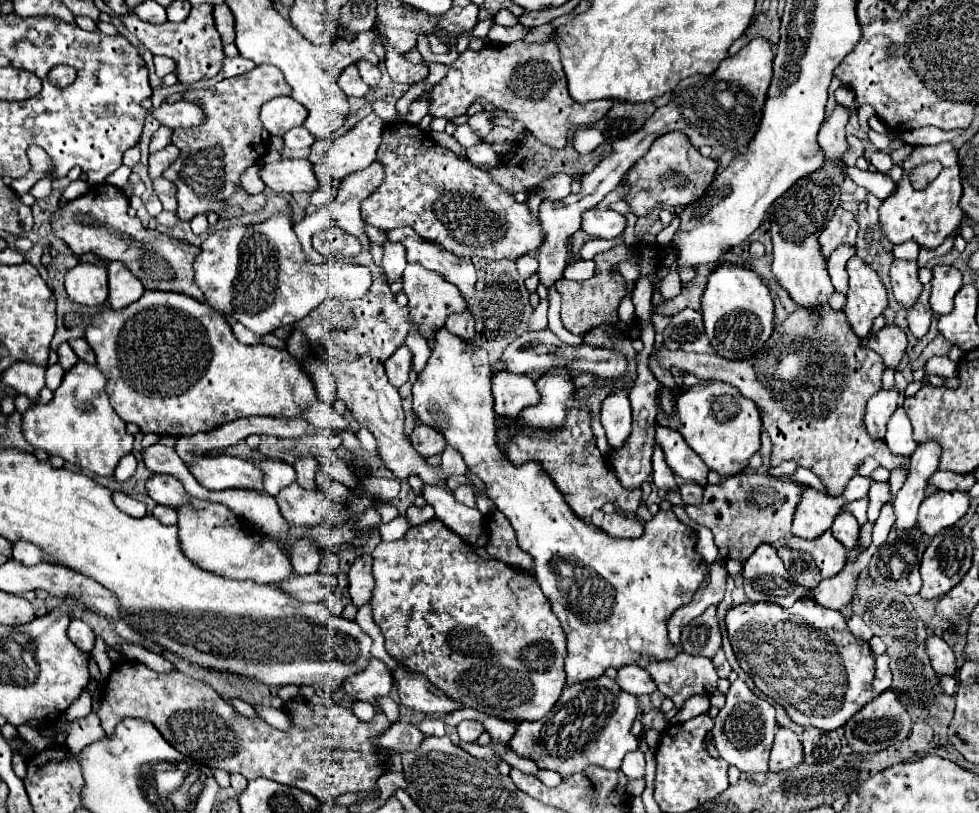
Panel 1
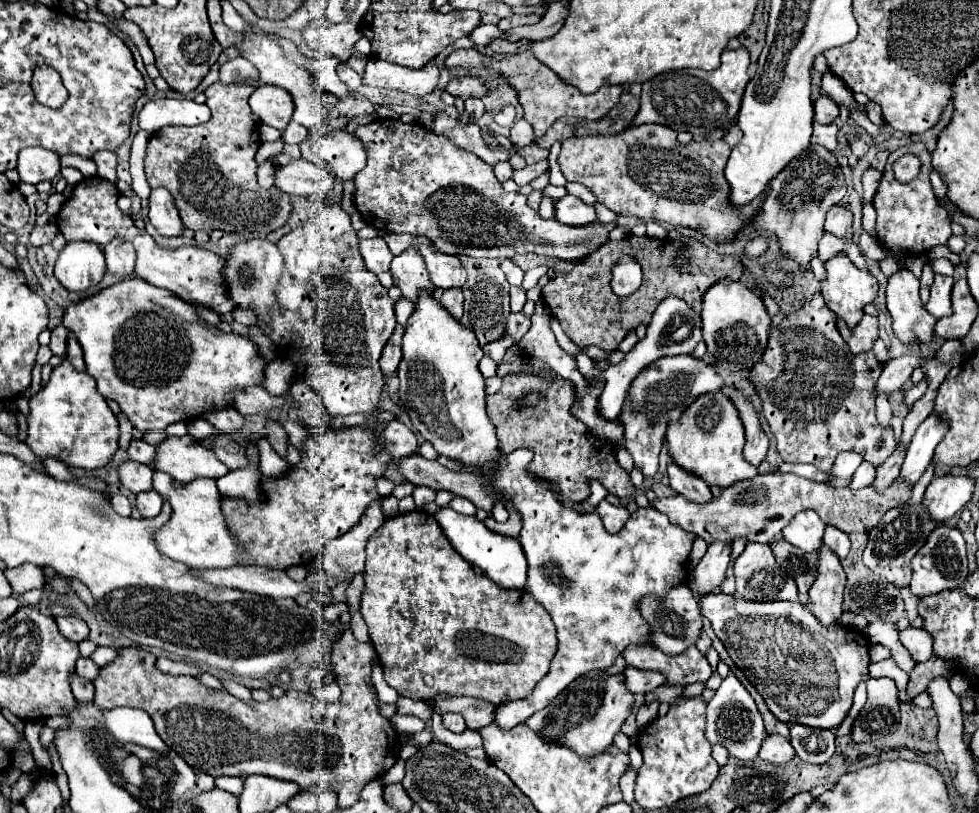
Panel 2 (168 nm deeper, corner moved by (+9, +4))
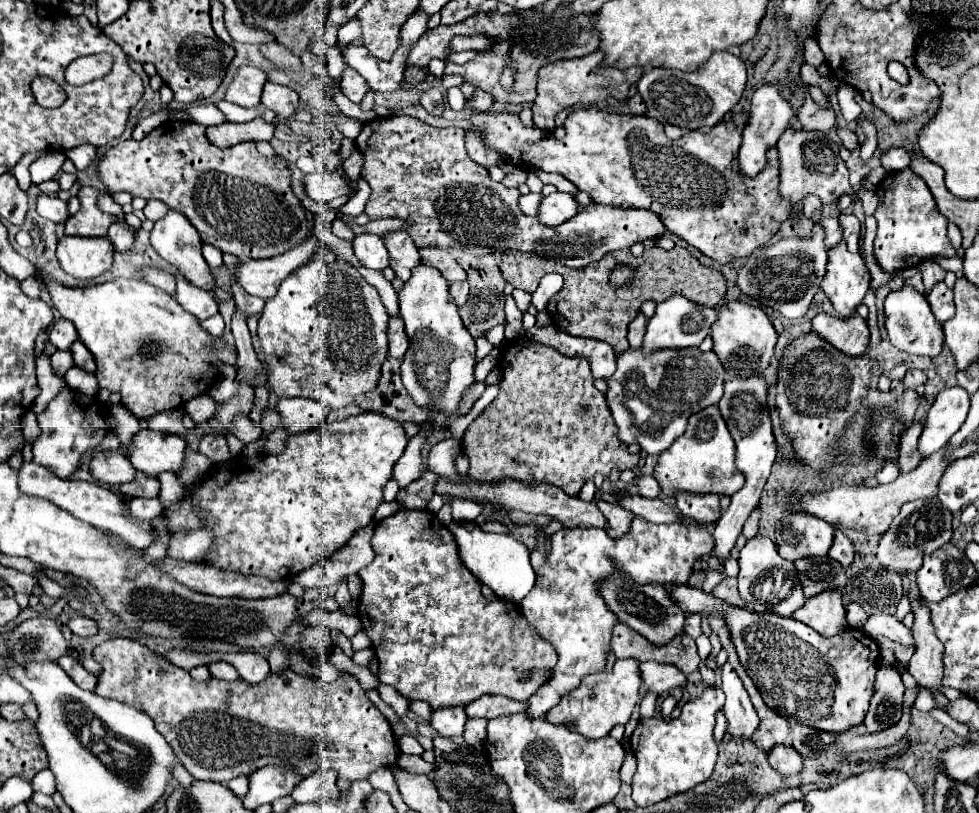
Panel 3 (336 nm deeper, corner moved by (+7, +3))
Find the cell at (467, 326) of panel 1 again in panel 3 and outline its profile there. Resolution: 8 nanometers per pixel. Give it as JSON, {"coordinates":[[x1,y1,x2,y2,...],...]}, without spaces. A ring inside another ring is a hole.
{"coordinates":[[467,280,451,284,451,296,455,298,457,306,463,306,465,300,467,300,467,296,469,296,469,284,467,284]]}

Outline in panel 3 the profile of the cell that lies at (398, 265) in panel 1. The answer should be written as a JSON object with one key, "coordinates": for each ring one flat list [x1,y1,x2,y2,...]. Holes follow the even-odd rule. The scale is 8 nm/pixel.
{"coordinates":[[367,232,357,234,353,238,353,250,365,268,383,270,389,266,389,254,387,254,387,248,385,248,381,236,367,234]]}

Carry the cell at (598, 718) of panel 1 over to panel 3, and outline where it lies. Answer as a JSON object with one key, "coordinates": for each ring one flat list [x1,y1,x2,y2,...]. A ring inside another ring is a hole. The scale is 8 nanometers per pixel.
{"coordinates":[[621,658,615,662,613,670,603,670,599,674,591,674,581,680,581,684,565,694,555,708,547,712,547,718,553,724,565,724,585,738,603,738,615,724,627,724,631,712,639,700,639,662,631,658]]}

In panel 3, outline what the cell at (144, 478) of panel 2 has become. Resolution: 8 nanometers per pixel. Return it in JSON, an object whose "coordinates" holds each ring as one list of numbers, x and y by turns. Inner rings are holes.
{"coordinates":[[121,450,95,452,89,462,89,472,97,482,105,484,125,484,135,476,135,468]]}

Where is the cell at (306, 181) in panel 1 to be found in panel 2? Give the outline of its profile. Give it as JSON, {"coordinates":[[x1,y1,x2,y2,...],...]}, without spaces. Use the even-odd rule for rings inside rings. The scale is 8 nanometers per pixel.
{"coordinates":[[305,159,277,167,275,171,275,187,289,195,325,195,333,189,333,181,335,177,325,167]]}

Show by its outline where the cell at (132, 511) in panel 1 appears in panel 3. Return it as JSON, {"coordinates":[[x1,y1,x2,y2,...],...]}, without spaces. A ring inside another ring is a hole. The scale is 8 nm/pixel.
{"coordinates":[[135,498,129,504,129,510,131,510,133,518,139,518,139,522,151,522,153,518,163,513,163,508,158,498]]}

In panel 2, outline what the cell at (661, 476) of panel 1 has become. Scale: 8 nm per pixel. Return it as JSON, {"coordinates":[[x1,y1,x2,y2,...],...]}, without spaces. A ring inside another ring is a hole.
{"coordinates":[[691,355,663,357,643,369,629,387,625,407,619,415,625,429,625,449,631,453,635,467,645,477,655,477,659,471,659,451,665,439,665,429,669,421,677,421,681,413,695,401,695,397,711,391,719,391,723,385,721,377,703,359]]}

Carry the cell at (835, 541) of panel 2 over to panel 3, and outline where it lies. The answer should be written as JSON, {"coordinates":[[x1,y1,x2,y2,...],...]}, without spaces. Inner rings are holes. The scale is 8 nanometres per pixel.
{"coordinates":[[841,530,835,532,835,540,833,540,833,546,829,550,829,556,833,560,837,560,843,568,847,568,853,562,853,558,855,558,855,546]]}

